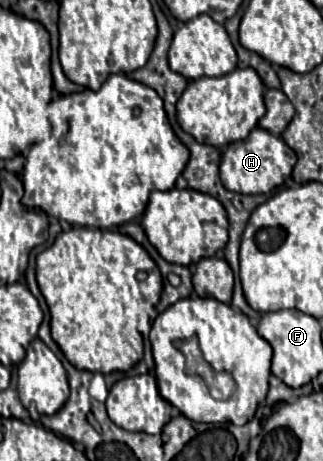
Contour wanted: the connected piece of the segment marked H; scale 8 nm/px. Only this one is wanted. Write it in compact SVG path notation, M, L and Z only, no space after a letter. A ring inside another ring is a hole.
M255 127L247 135L247 139L241 139L227 147L227 151L223 153L223 159L221 159L219 173L221 173L223 185L229 191L243 193L243 195L261 195L261 193L269 193L275 187L283 185L283 181L291 175L295 161L297 161L295 153L287 147L287 143L281 137L269 133L261 127Z

